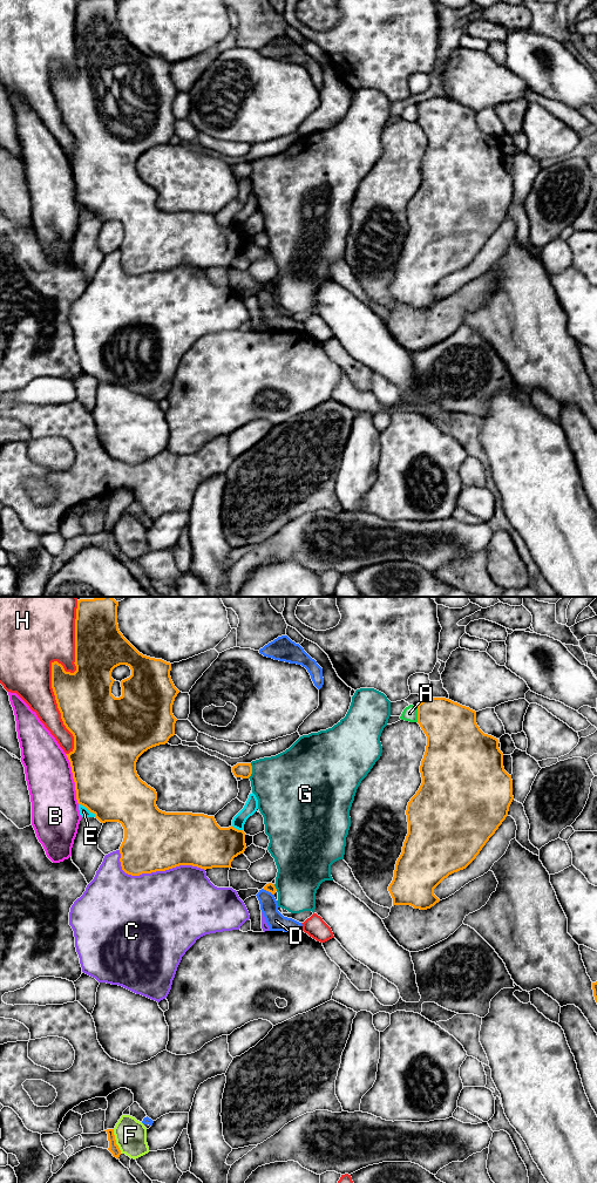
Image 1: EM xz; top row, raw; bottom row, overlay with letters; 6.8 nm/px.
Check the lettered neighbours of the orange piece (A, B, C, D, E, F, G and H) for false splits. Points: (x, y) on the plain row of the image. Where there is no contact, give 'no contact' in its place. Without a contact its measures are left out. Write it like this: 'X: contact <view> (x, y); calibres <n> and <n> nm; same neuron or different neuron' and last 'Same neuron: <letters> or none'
A: contact xz (418, 114); calibres 360 and 100 nm; different neuron
B: contact xz (73, 177); calibres 440 and 320 nm; different neuron
C: contact xz (154, 271); calibres 420 and 500 nm; different neuron
D: contact xz (269, 291); calibres 60 and 120 nm; different neuron
E: contact xz (87, 208); calibres 440 and 60 nm; different neuron
F: contact xz (115, 541); calibres 70 and 220 nm; different neuron
G: contact xz (251, 170); calibres 110 and 420 nm; different neuron
H: contact xz (53, 62); calibres 280 and 460 nm; different neuron
Same neuron: none

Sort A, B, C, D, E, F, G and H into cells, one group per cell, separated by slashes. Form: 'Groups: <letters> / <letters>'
Groups: A / B / C / D / E / F / G / H

